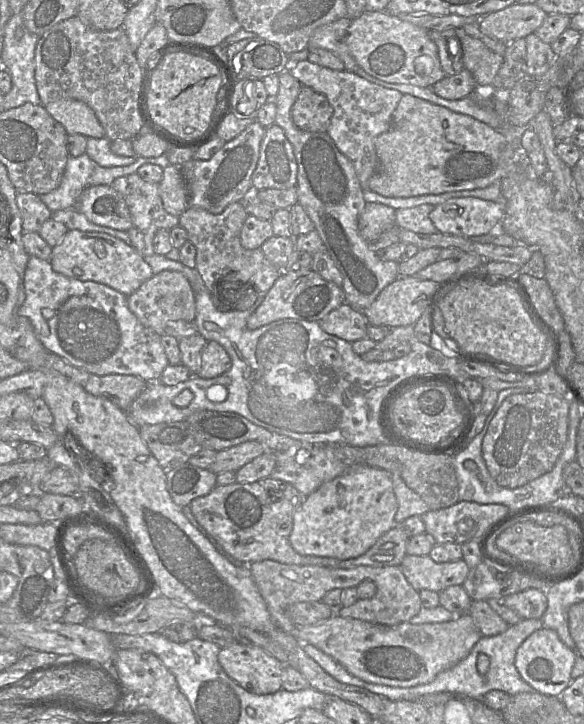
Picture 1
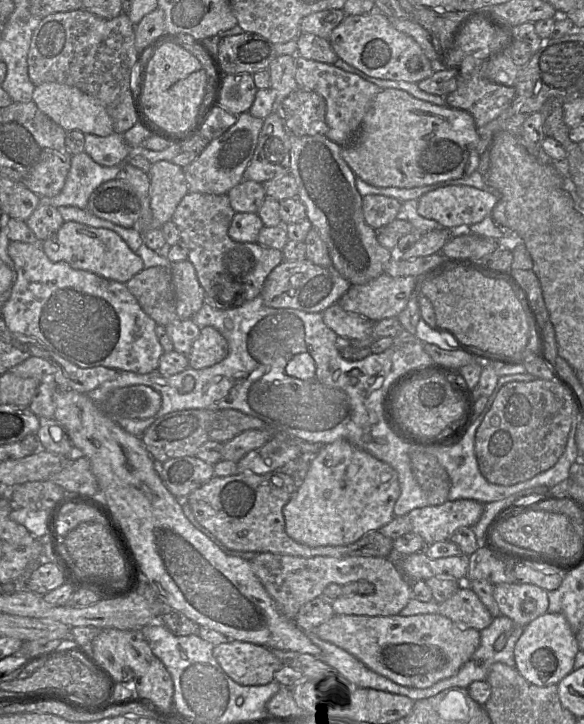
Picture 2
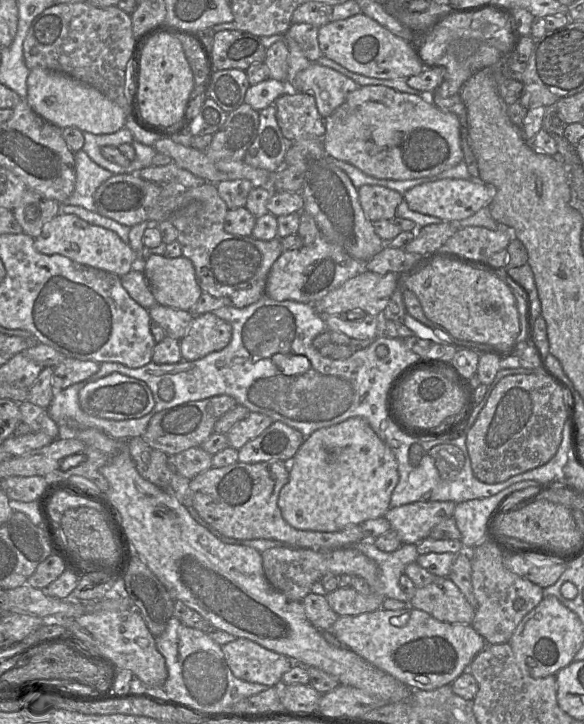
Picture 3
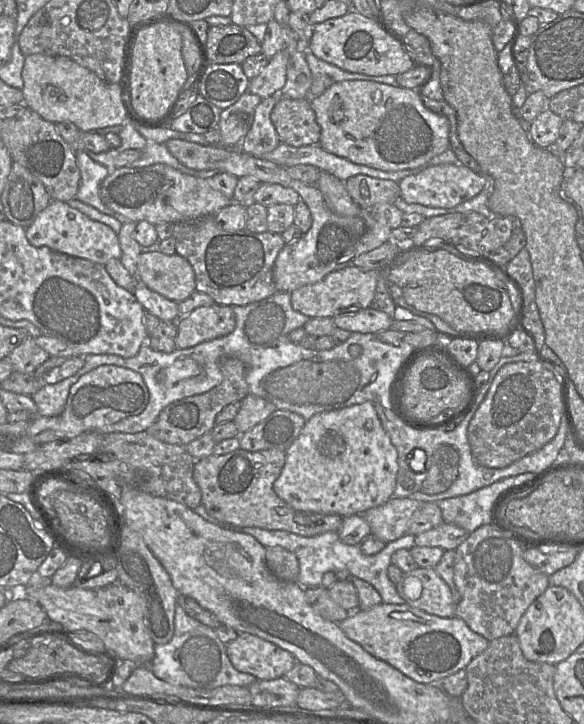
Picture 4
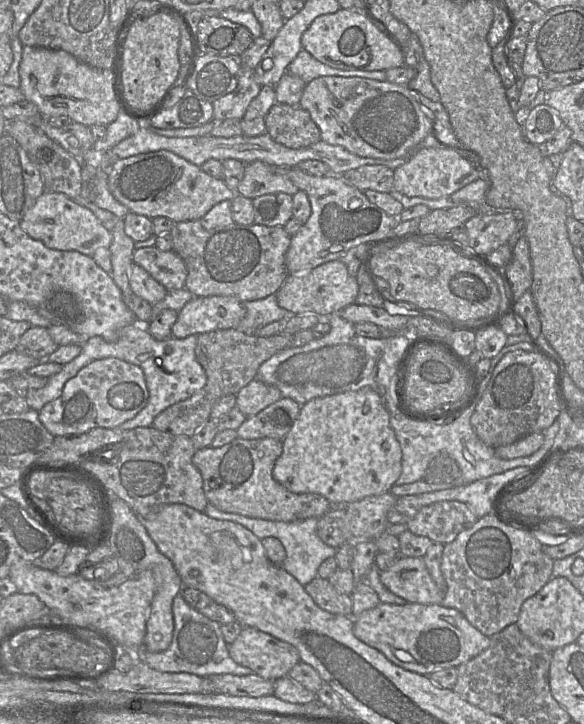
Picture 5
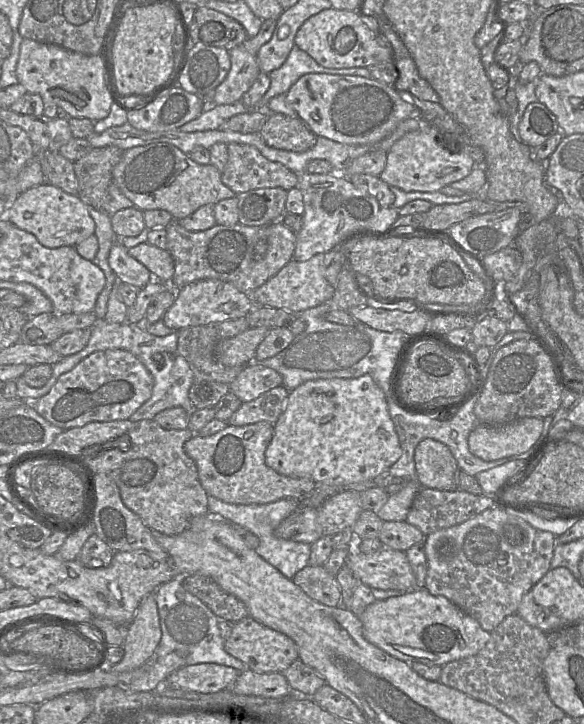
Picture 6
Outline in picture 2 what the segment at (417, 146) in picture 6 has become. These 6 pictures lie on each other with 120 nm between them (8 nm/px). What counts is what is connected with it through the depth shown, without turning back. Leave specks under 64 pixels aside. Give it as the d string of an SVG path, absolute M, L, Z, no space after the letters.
M448 185L423 194L418 199L417 212L424 218L437 221L443 228L454 229L481 222L491 214L496 202L494 193L466 185Z

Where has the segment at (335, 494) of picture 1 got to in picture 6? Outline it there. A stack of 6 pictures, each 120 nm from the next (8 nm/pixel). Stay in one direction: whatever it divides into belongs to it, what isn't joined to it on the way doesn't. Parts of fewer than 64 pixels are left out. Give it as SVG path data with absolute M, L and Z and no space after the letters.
M370 375L307 381L289 392L274 435L265 451L266 465L292 478L308 478L318 485L345 487L379 482L402 455L399 438L390 417L386 396Z

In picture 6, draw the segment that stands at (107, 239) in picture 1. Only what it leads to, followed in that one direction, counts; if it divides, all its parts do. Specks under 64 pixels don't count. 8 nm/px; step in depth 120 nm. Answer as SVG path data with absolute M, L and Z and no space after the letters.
M50 184L37 185L21 193L8 204L5 217L19 229L33 234L47 248L75 248L89 236L95 235L95 222L87 205L77 195L68 194Z

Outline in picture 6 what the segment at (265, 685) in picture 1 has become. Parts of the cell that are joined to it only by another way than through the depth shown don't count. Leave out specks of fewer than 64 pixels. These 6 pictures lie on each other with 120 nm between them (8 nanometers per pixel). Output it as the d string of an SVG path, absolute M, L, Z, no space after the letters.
M250 616L235 623L230 637L225 641L225 651L256 673L282 673L299 659L298 648L286 635L272 630Z

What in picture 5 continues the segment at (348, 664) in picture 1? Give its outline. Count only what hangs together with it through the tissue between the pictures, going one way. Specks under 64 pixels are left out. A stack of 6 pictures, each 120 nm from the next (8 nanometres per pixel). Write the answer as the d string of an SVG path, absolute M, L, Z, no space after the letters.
M379 603L354 617L353 634L380 651L393 664L428 676L438 670L458 667L476 657L490 645L490 637L476 629L454 608L439 604Z

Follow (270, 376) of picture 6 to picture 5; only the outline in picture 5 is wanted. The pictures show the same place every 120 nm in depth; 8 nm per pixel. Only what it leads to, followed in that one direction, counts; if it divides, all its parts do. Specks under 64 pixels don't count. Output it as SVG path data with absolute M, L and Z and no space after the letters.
M255 378L236 394L236 406L248 418L281 398L282 394L277 387Z

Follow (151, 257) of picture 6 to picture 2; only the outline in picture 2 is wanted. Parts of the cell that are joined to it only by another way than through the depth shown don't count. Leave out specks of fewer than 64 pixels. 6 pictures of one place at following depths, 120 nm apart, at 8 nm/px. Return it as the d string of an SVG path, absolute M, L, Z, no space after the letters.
M188 261L170 264L175 292L175 313L179 319L191 319L204 304L205 291L200 285L194 265Z

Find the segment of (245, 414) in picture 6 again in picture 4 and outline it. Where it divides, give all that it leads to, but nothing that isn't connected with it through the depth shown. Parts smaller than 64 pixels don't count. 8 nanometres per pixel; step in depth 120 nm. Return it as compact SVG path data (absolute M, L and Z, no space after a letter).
M276 409L266 419L241 434L240 448L249 452L268 449L287 450L300 435L306 420L288 410Z

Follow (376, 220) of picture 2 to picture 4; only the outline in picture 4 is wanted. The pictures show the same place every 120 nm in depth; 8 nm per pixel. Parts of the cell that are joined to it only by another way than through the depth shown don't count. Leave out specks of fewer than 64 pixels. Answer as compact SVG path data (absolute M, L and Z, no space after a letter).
M364 174L349 177L345 187L362 211L371 210L375 204L394 204L400 195L399 184L393 180L374 178Z

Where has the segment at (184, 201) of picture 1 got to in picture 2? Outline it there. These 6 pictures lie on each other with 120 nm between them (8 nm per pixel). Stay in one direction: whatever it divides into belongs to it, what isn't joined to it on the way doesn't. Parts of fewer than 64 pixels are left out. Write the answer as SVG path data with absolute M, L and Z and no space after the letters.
M157 161L152 164L150 177L150 207L153 213L151 229L161 228L170 221L189 187L181 166L172 161Z

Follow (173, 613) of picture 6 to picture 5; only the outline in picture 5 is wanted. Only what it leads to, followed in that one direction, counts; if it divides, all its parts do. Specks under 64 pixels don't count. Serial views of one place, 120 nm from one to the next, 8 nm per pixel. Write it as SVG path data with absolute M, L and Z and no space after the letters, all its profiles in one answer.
M178 594L172 605L174 618L174 631L170 646L160 652L150 652L141 649L141 660L151 668L161 672L186 672L201 677L214 674L249 675L253 671L237 664L228 653L228 644L224 640L221 624L212 621L194 608L192 608Z

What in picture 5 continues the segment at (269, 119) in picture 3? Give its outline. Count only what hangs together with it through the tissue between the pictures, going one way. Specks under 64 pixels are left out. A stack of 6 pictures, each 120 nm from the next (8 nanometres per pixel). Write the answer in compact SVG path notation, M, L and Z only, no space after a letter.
M262 86L259 94L250 102L244 117L241 119L242 135L255 137L265 134L265 117L275 103L274 86Z

